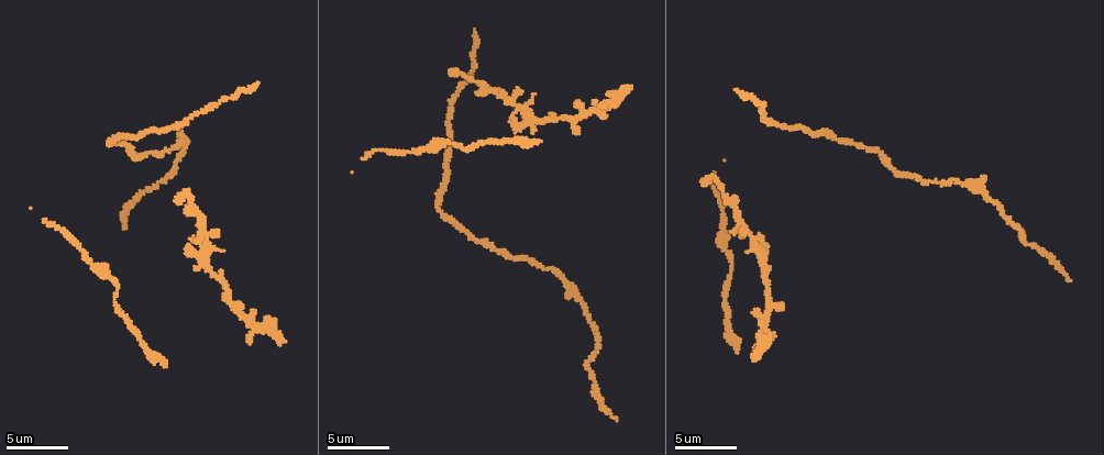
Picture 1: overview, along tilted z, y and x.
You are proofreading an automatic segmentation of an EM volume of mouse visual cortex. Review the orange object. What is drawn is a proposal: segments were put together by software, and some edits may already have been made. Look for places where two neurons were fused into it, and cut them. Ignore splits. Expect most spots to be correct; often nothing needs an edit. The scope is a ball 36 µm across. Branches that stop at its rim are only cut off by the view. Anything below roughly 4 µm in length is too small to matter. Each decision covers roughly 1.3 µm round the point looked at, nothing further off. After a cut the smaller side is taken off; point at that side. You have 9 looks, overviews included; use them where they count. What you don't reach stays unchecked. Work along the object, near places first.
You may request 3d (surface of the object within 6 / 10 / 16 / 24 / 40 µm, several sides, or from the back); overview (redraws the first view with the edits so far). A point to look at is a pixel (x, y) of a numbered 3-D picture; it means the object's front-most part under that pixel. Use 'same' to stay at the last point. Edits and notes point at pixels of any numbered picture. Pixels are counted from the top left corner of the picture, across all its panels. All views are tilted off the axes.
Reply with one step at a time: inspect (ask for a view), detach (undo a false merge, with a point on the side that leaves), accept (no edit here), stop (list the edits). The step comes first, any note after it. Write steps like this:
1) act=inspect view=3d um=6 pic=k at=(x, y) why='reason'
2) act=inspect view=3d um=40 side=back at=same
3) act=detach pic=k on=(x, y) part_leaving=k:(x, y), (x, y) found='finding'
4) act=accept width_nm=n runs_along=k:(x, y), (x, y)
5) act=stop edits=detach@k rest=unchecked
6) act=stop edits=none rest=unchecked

act=inspect view=3d um=6 pic=1 at=(526, 123) why='looks like a crossing'

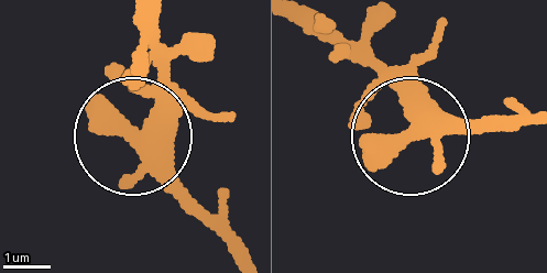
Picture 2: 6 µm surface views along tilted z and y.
act=accept found='one neuron here'

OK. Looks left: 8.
act=inspect view=3d um=10 pic=1 at=(956, 180) why='sudden change in width'

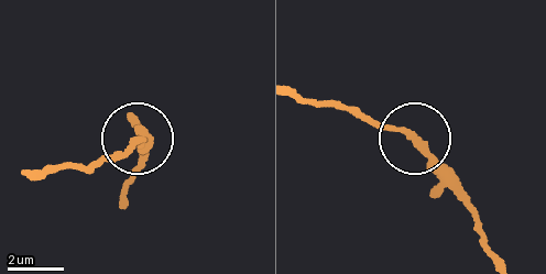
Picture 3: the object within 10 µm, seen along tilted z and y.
act=inspect view=3d um=10 side=back pic=3 at=(134, 138)

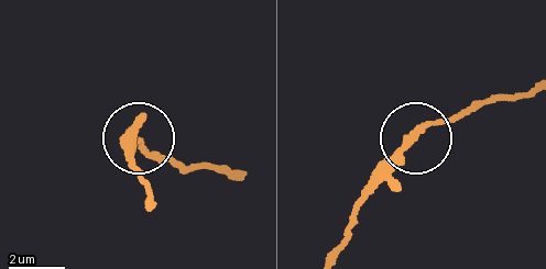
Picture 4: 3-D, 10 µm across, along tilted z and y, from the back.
act=accept width_nm=200 found='all the same neuron'

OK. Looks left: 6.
act=inspect view=3d um=16 pic=1 at=(184, 122)

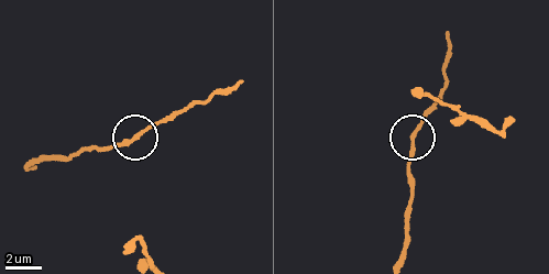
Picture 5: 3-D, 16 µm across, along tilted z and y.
act=inspect view=3d um=16 side=back pic=5 at=(136, 136)

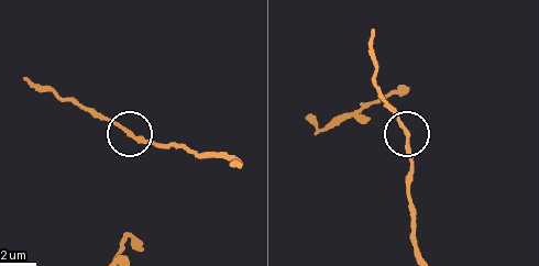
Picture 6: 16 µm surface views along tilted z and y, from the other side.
act=accept runs_along=6:(409, 187), (409, 141), (394, 107) found='one neuron here'

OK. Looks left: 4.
act=inspect view=3d um=6 pic=1 at=(481, 81) why='calibre changes'

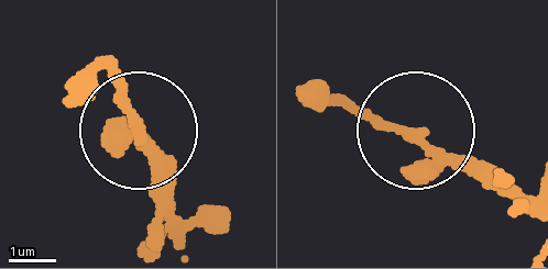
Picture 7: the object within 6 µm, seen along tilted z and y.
act=accept found='one neuron here'

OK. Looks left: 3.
act=stop edits=none rest=unchecked

